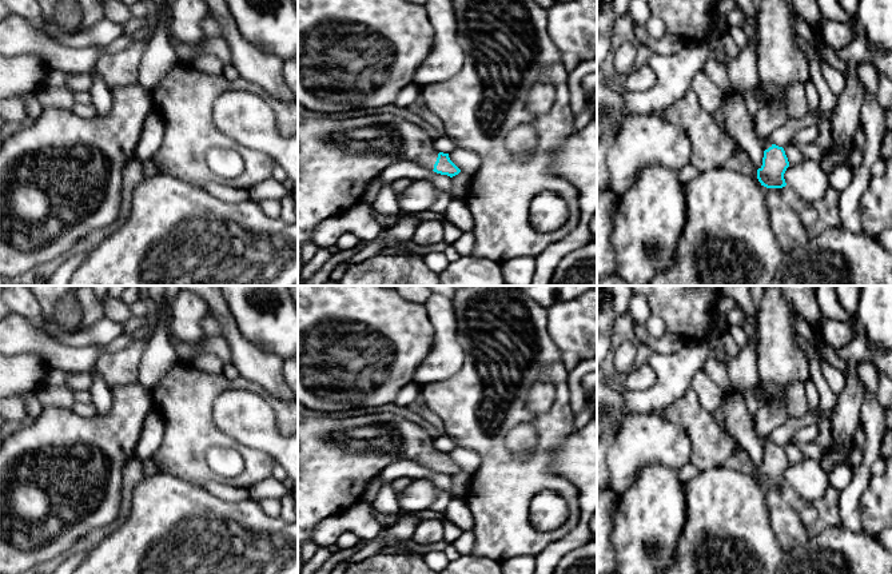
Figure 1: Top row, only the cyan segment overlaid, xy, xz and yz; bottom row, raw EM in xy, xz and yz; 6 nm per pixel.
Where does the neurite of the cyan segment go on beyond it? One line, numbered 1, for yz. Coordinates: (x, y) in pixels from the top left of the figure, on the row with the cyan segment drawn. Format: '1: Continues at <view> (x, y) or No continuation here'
1: Continues at yz (765, 143)

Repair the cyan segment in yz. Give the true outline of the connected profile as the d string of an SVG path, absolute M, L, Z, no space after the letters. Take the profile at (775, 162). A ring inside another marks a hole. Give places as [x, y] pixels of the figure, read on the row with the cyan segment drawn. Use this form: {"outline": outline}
{"outline": "M768 137L761 139L764 148L762 166L757 170L757 179L766 188L783 188L787 186L784 174L789 167L783 147L770 144Z"}

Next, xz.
{"outline": "M390 112L369 116L314 115L298 123L298 286L303 267L302 248L312 240L316 226L359 204L369 183L402 160L450 178L461 172L449 154L434 148L434 140L425 129Z"}

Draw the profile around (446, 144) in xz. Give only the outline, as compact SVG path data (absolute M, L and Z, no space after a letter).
M449 135L439 136L434 140L434 148L438 152L450 154L457 147L457 143Z

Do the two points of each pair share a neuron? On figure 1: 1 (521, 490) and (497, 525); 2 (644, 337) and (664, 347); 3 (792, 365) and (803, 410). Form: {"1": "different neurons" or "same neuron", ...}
{"1": "same neuron", "2": "same neuron", "3": "different neurons"}

